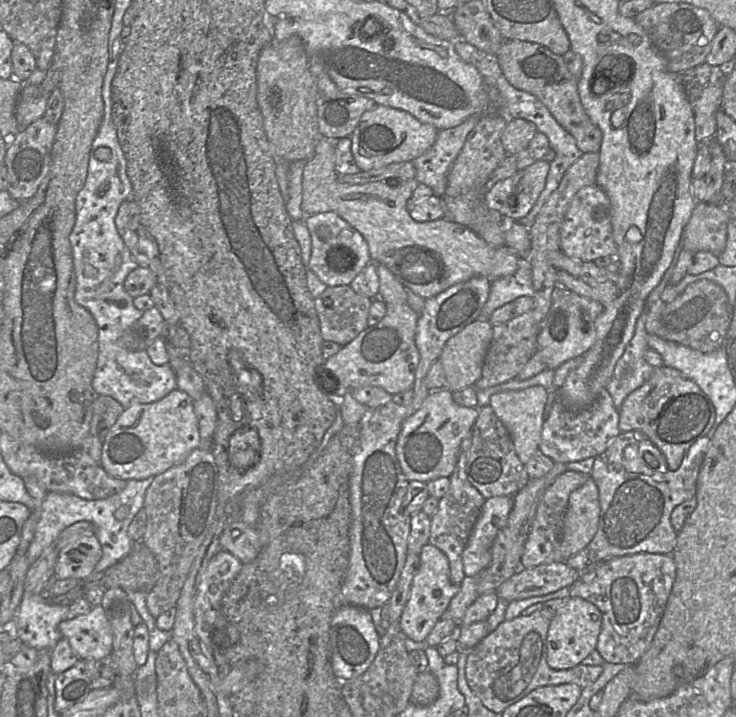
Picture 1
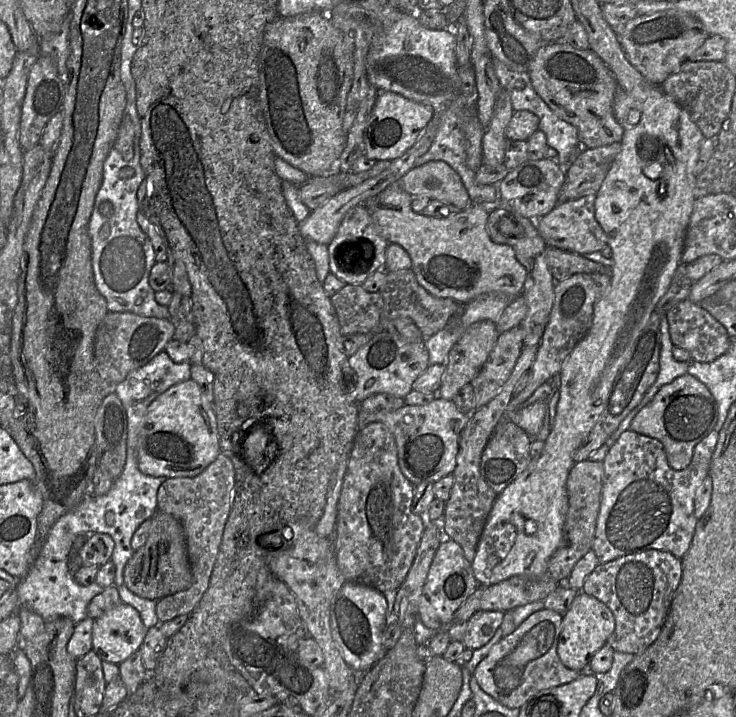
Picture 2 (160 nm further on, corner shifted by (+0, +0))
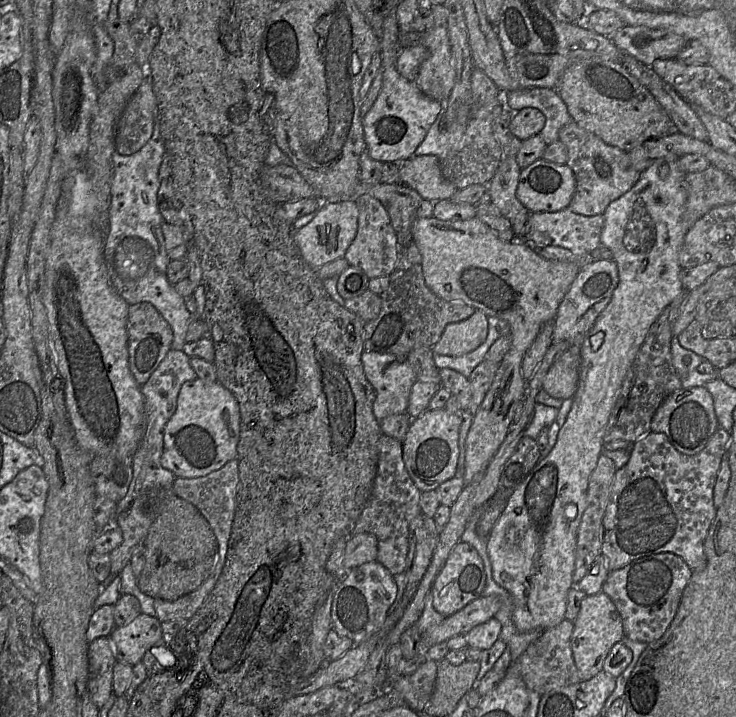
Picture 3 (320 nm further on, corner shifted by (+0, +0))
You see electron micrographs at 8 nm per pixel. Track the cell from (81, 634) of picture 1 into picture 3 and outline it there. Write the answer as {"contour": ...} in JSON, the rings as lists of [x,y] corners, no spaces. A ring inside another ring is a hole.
{"contour":[[[144,613],[125,626],[115,627],[109,637],[117,662],[132,666],[140,663],[148,650],[166,640],[161,622]]]}

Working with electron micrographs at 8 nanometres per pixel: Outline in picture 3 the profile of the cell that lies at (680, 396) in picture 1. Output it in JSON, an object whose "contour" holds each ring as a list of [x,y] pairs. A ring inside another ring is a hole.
{"contour":[[[704,386],[681,388],[670,394],[656,410],[650,432],[664,433],[670,443],[684,455],[698,454],[718,429],[713,398]]]}

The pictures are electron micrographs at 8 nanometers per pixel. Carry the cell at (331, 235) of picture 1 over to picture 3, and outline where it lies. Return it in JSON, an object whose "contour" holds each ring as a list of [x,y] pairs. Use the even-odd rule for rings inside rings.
{"contour":[[[364,194],[356,198],[359,208],[358,231],[355,239],[347,249],[344,259],[350,266],[360,268],[369,279],[381,276],[390,276],[400,258],[398,240],[391,224],[389,214],[382,203]]]}

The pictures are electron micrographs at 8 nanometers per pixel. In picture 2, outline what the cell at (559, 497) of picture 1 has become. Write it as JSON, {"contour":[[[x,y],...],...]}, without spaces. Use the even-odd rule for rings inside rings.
{"contour":[[[584,460],[570,469],[566,482],[568,511],[558,548],[547,562],[548,572],[560,584],[565,583],[576,563],[592,549],[600,508],[604,475],[603,461]]]}

